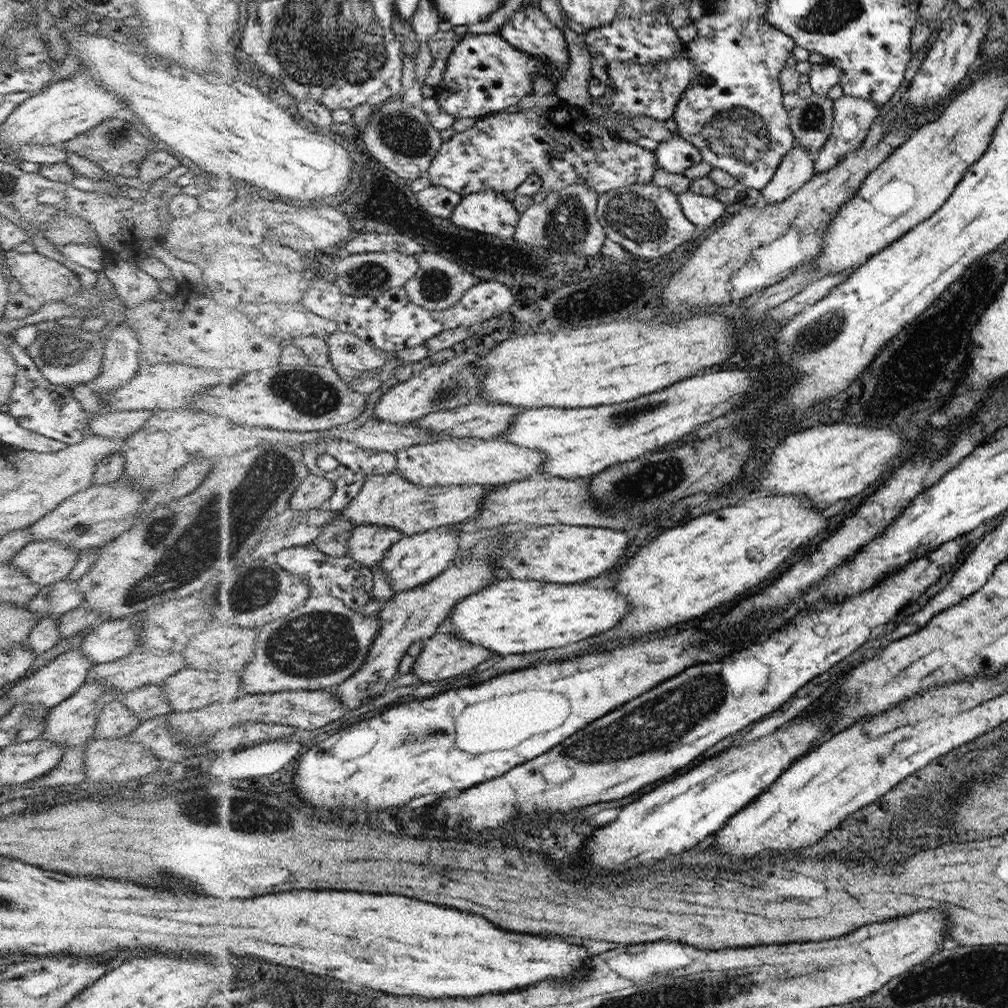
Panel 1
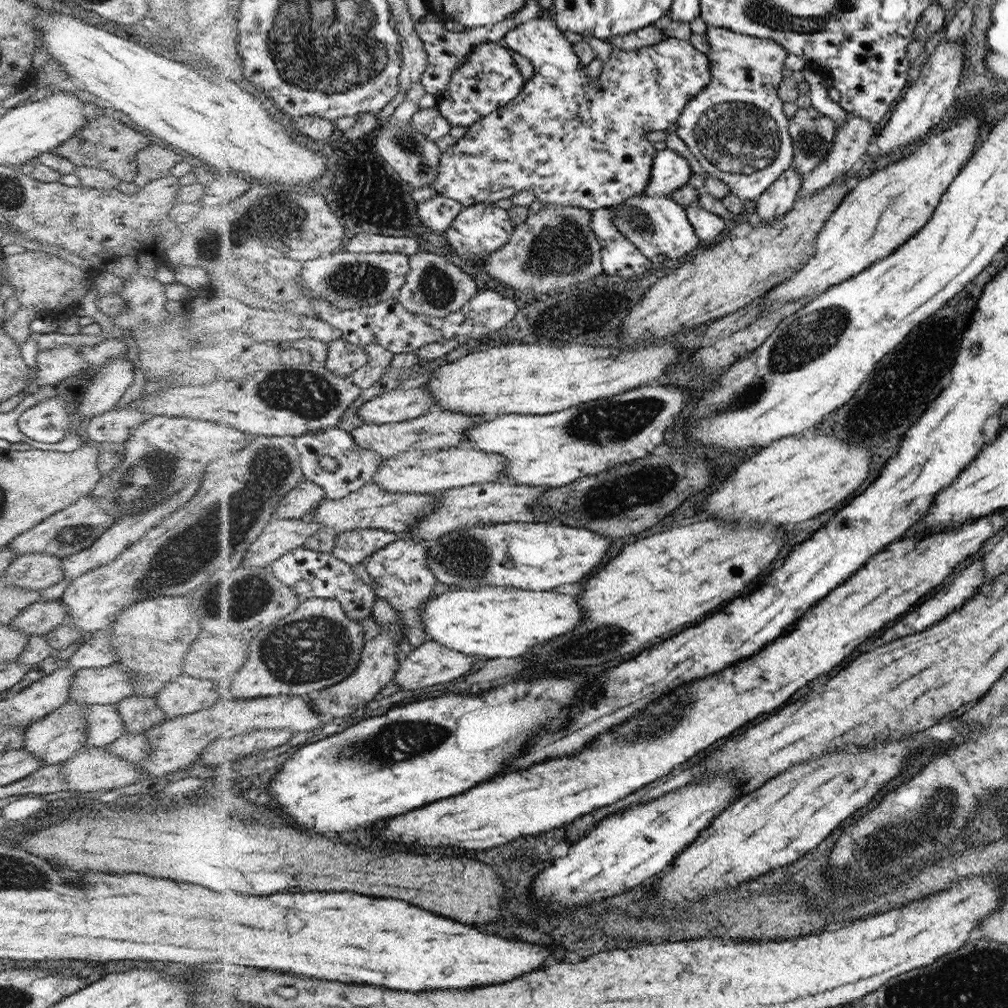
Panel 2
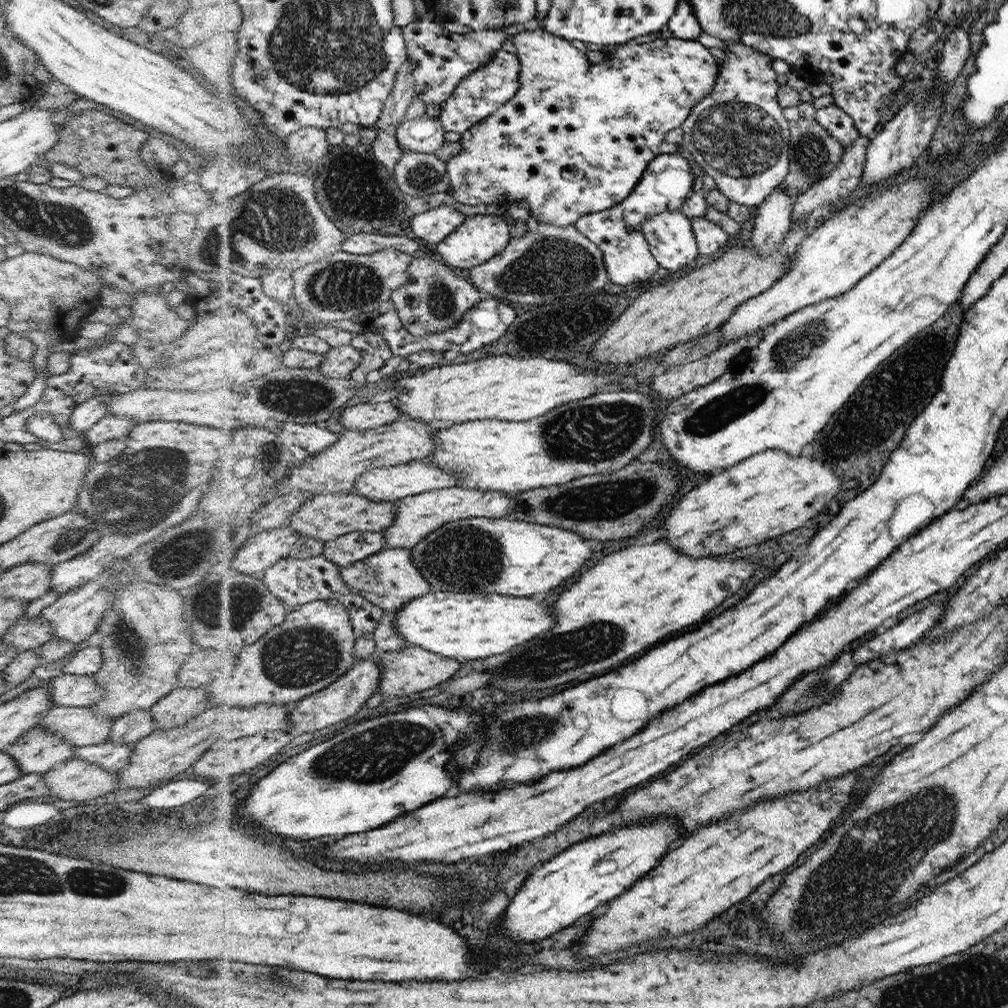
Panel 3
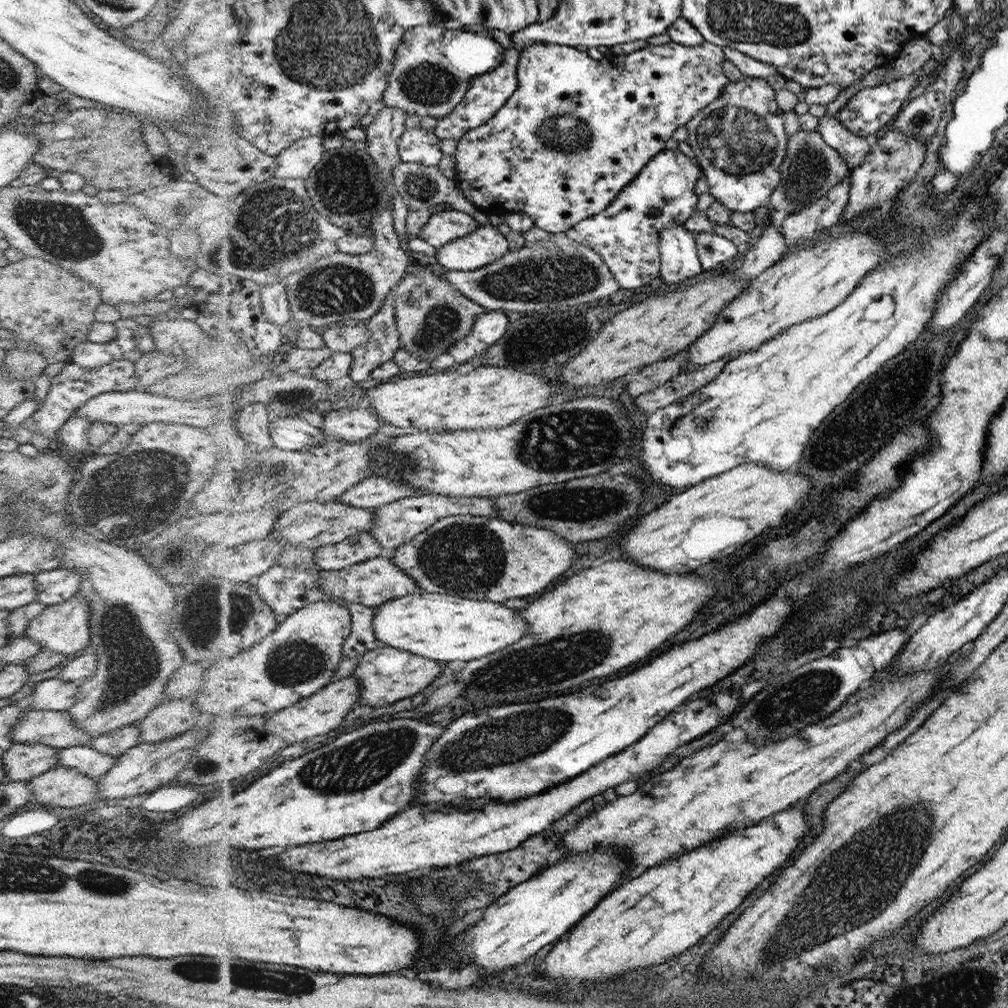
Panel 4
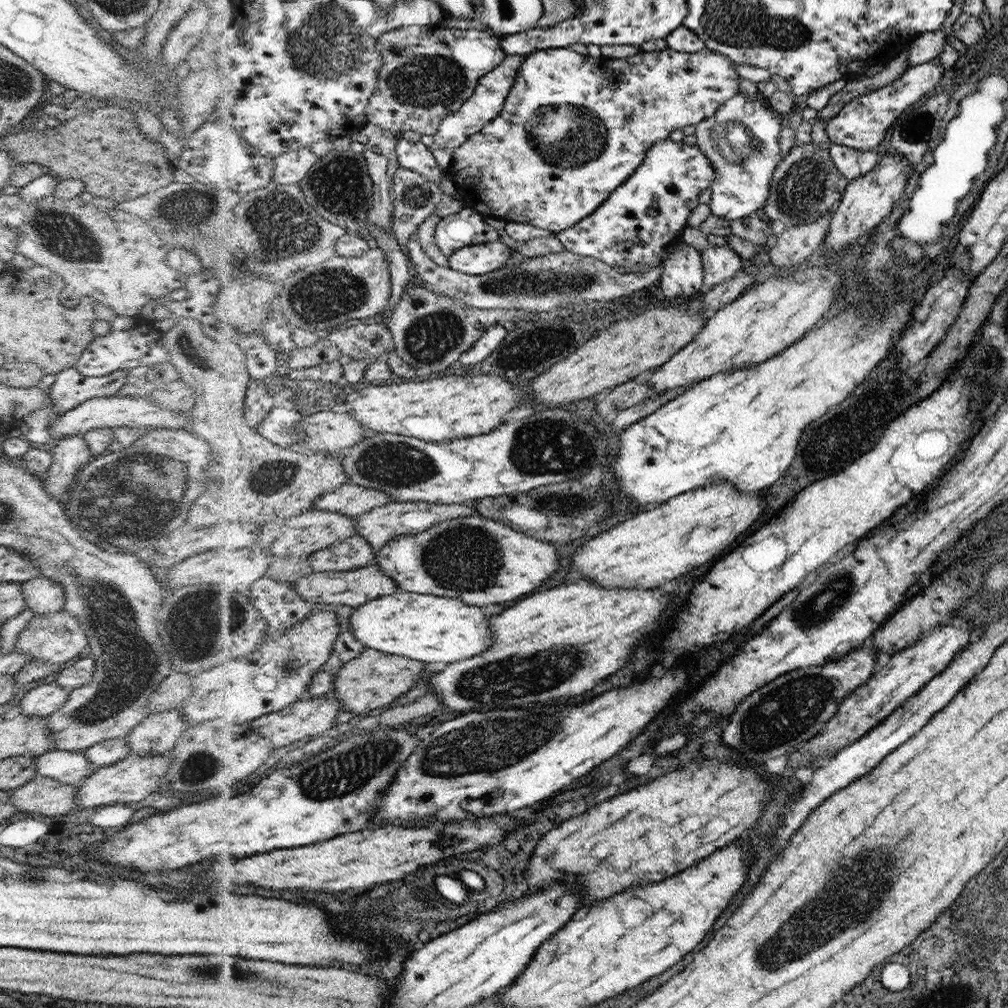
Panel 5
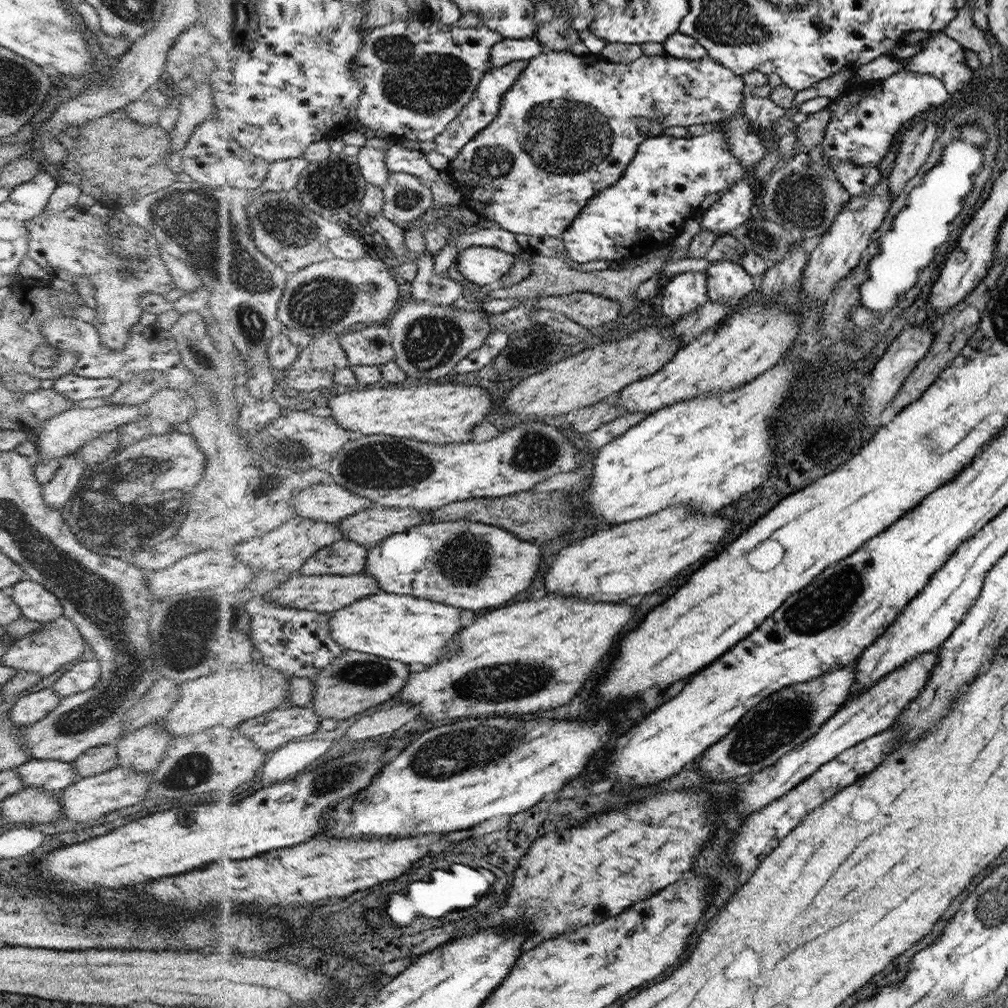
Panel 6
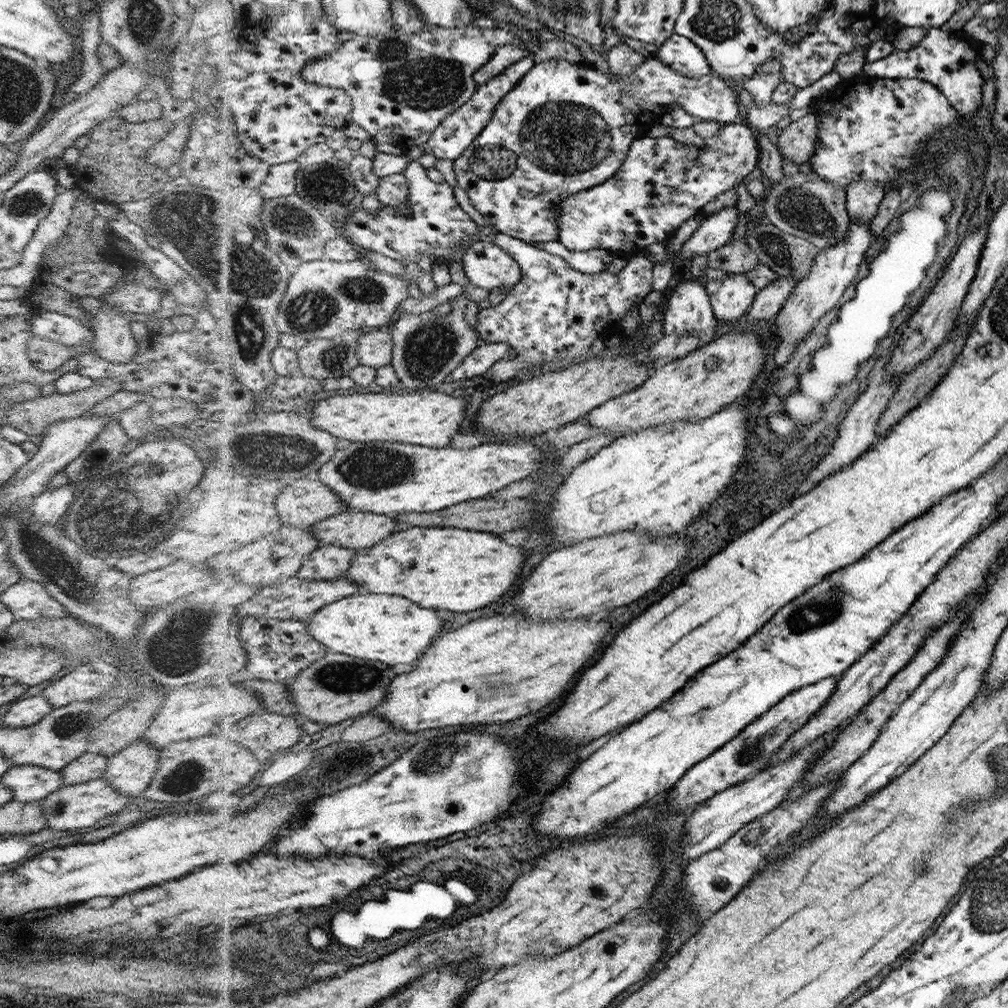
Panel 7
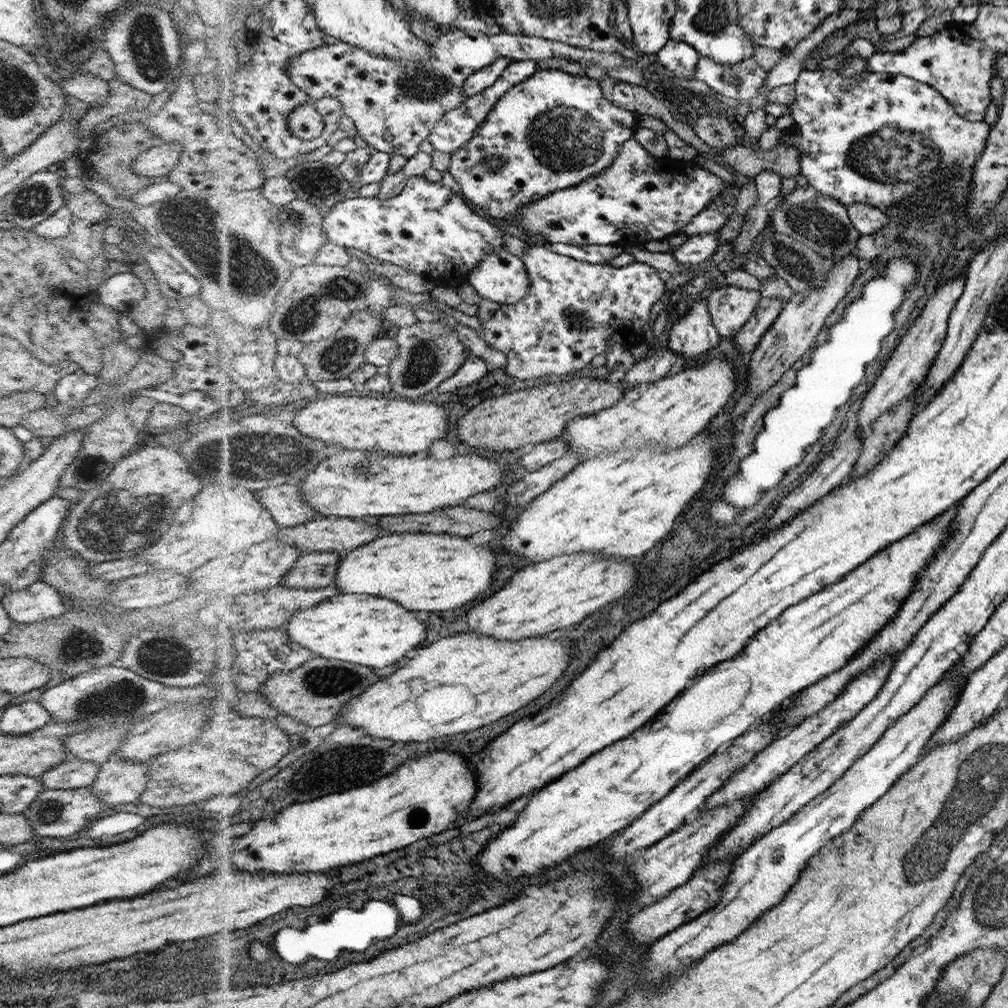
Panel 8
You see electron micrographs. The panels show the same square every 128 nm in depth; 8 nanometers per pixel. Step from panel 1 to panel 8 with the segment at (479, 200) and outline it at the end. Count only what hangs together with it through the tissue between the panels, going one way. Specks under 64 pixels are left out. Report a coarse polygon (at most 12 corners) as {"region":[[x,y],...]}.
{"region":[[491,252],[472,270],[482,298],[522,301],[531,286],[521,258]]}

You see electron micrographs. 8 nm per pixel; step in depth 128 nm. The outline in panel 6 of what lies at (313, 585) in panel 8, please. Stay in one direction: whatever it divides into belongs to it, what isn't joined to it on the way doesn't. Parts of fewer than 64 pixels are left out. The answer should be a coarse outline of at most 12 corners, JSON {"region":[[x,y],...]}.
{"region":[[346,538],[317,552],[304,575],[355,575],[368,547]]}

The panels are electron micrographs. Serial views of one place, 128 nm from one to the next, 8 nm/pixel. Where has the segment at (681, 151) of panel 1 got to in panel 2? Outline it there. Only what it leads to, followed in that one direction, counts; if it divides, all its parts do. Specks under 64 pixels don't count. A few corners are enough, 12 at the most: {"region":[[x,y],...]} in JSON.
{"region":[[664,149],[655,156],[650,185],[640,196],[674,195],[692,170]]}

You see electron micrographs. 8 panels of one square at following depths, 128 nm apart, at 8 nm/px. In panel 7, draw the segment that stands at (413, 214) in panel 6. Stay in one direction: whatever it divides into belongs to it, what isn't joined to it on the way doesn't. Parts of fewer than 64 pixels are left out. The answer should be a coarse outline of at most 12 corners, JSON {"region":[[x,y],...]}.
{"region":[[406,173],[384,177],[377,194],[384,206],[412,214]]}

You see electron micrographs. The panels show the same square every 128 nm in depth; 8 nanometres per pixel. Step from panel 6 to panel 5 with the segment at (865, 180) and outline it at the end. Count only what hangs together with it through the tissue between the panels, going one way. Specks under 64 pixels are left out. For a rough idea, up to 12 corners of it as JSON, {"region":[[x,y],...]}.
{"region":[[831,143],[839,172],[851,182],[875,170],[880,155]]}

